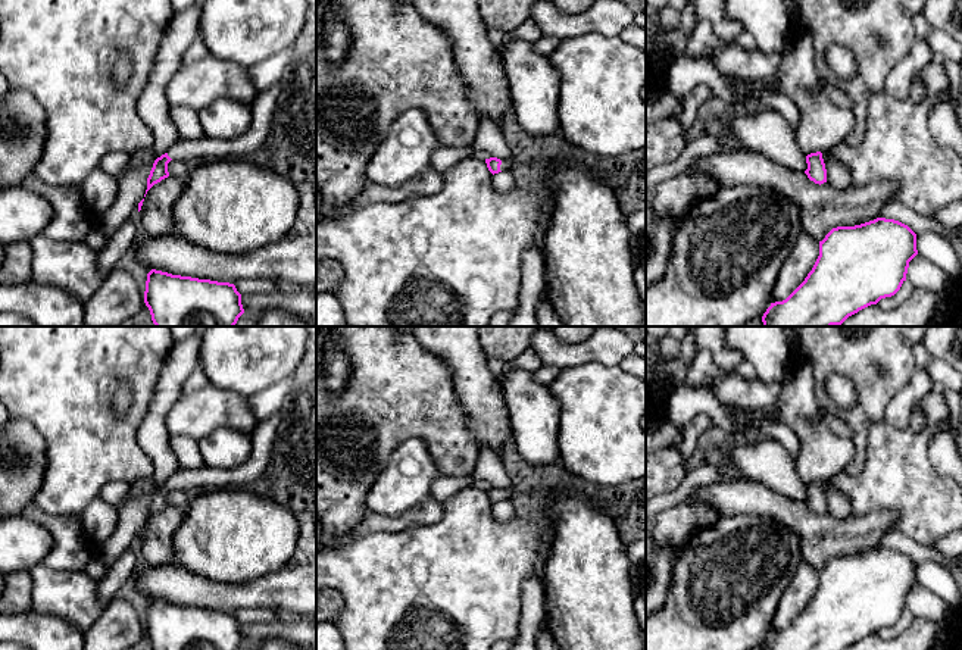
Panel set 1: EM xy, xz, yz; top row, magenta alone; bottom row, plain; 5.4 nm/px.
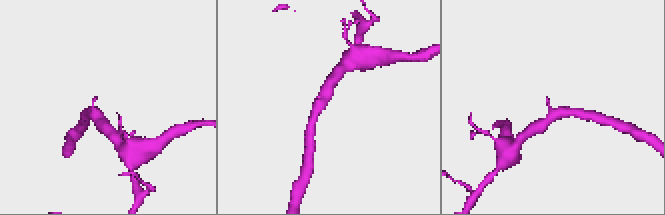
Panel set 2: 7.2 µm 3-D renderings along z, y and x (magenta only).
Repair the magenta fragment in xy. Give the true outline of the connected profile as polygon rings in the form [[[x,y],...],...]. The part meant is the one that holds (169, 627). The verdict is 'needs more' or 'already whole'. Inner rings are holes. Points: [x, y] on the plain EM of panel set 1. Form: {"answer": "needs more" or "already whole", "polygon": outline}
{"answer": "already whole", "polygon": [[[156,599],[147,603],[144,632],[152,650],[238,650],[244,643],[234,613]]]}

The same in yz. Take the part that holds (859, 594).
{"answer": "already whole", "polygon": [[[877,547],[855,556],[833,557],[819,571],[819,585],[805,610],[785,629],[771,632],[762,650],[846,650],[894,625],[916,584],[916,563],[894,549]]]}

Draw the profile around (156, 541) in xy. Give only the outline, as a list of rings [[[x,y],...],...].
[[[169,504],[146,524],[140,546],[149,566],[174,563],[174,534],[185,519],[185,509]]]

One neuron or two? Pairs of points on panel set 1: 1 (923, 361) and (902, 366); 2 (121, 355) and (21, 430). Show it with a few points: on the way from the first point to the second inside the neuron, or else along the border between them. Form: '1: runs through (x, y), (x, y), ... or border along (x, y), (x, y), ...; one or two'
1: border along (920, 341), (914, 346), (917, 366); two
2: border along (15, 418), (37, 430), (46, 453); two

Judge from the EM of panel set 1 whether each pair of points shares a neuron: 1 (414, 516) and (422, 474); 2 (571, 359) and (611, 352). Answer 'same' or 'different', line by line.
1: different
2: same

